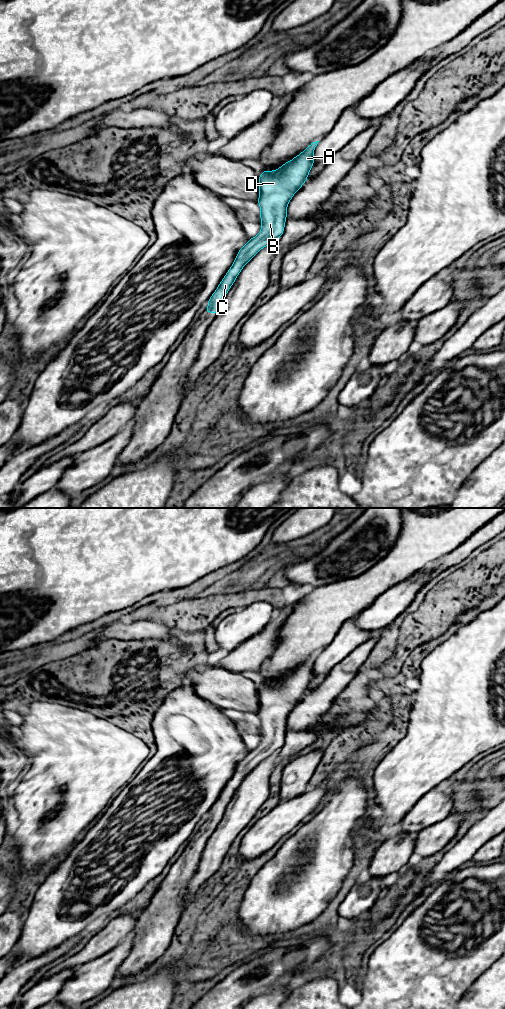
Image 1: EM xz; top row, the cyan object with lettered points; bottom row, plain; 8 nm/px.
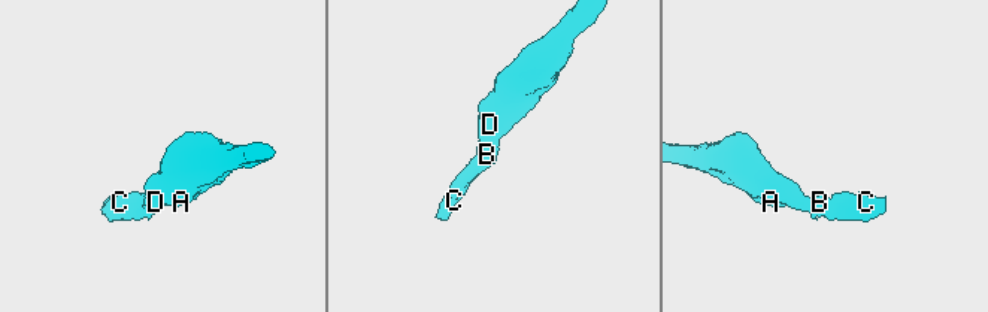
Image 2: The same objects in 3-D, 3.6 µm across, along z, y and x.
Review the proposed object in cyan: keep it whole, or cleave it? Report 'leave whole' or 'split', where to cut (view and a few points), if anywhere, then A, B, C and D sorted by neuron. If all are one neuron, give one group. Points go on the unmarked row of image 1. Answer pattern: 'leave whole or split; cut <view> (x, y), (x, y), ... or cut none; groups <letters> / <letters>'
leave whole; cut none; groups A B C D

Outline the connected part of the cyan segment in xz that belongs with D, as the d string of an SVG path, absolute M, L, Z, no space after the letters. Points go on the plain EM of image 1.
M319 653L311 655L303 664L298 666L292 672L284 675L280 680L274 683L265 682L258 689L259 694L259 710L257 712L260 718L261 741L260 745L248 752L248 754L238 763L236 770L221 792L215 804L208 811L208 819L205 824L217 826L225 808L231 798L234 796L237 788L243 779L264 759L279 751L284 745L285 734L287 730L287 718L294 706L307 693L310 682L314 676L314 662Z

